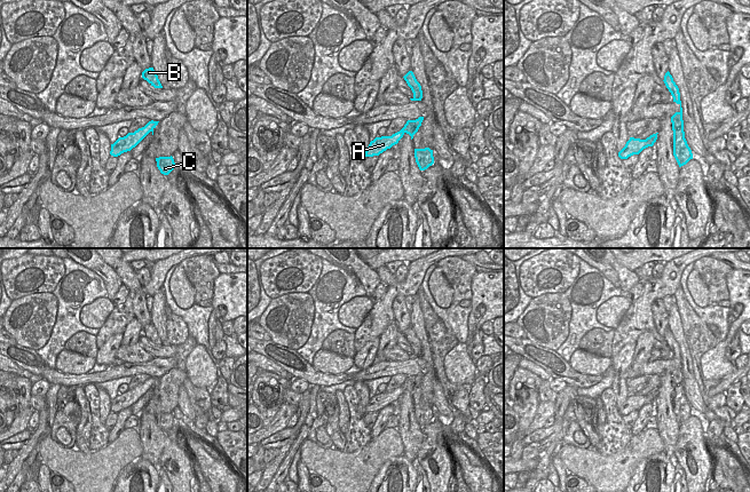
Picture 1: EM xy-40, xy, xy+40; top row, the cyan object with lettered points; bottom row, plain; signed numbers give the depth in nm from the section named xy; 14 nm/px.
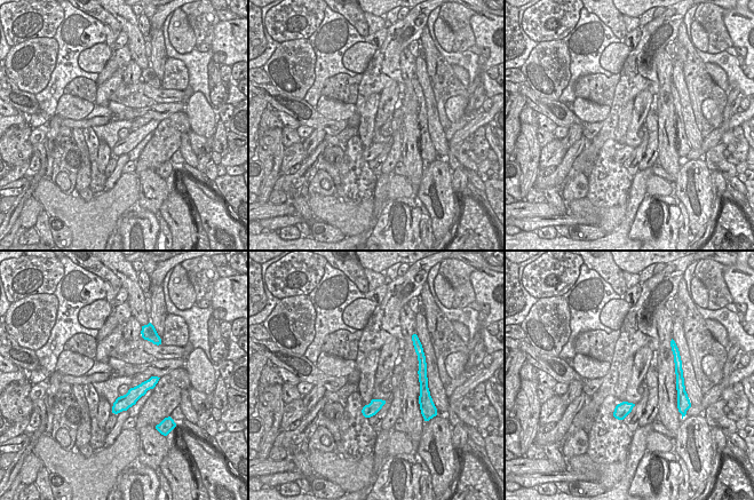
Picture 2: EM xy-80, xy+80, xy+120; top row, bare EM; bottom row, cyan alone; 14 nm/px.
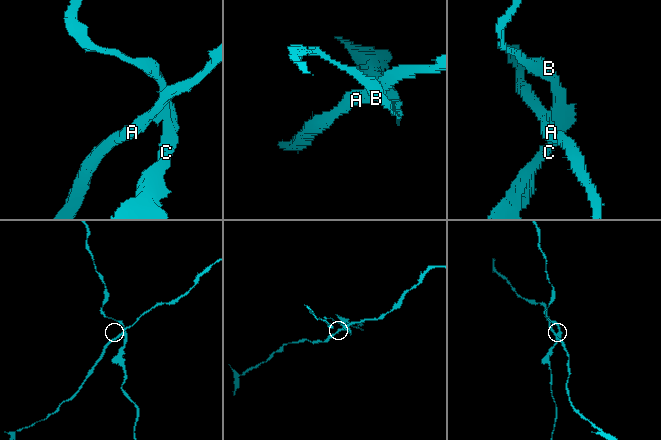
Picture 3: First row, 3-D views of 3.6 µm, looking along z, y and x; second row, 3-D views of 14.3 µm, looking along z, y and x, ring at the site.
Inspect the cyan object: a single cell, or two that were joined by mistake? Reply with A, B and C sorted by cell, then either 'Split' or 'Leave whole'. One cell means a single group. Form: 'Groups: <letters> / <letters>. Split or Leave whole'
Groups: A / B C. Split

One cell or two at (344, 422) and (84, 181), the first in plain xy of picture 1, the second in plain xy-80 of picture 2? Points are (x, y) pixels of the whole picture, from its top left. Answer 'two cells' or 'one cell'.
one cell

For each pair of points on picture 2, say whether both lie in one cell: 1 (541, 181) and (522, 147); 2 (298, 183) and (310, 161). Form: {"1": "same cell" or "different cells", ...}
{"1": "different cells", "2": "same cell"}

